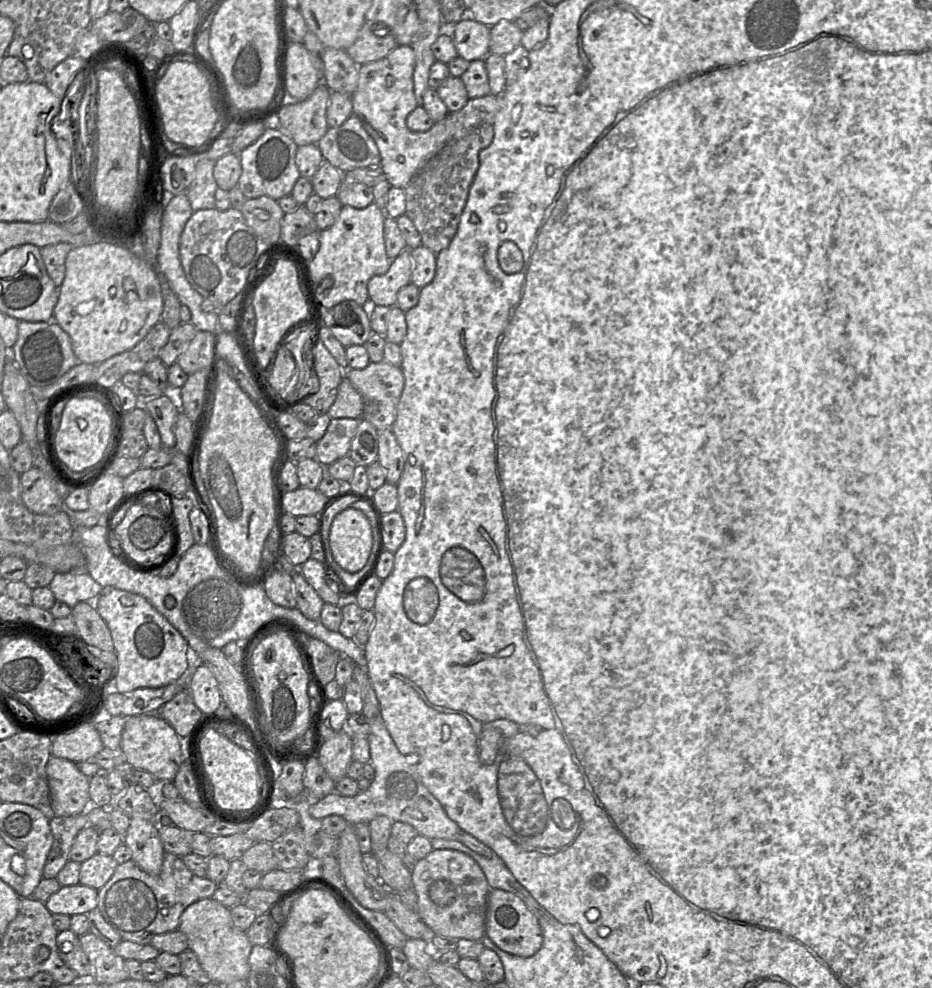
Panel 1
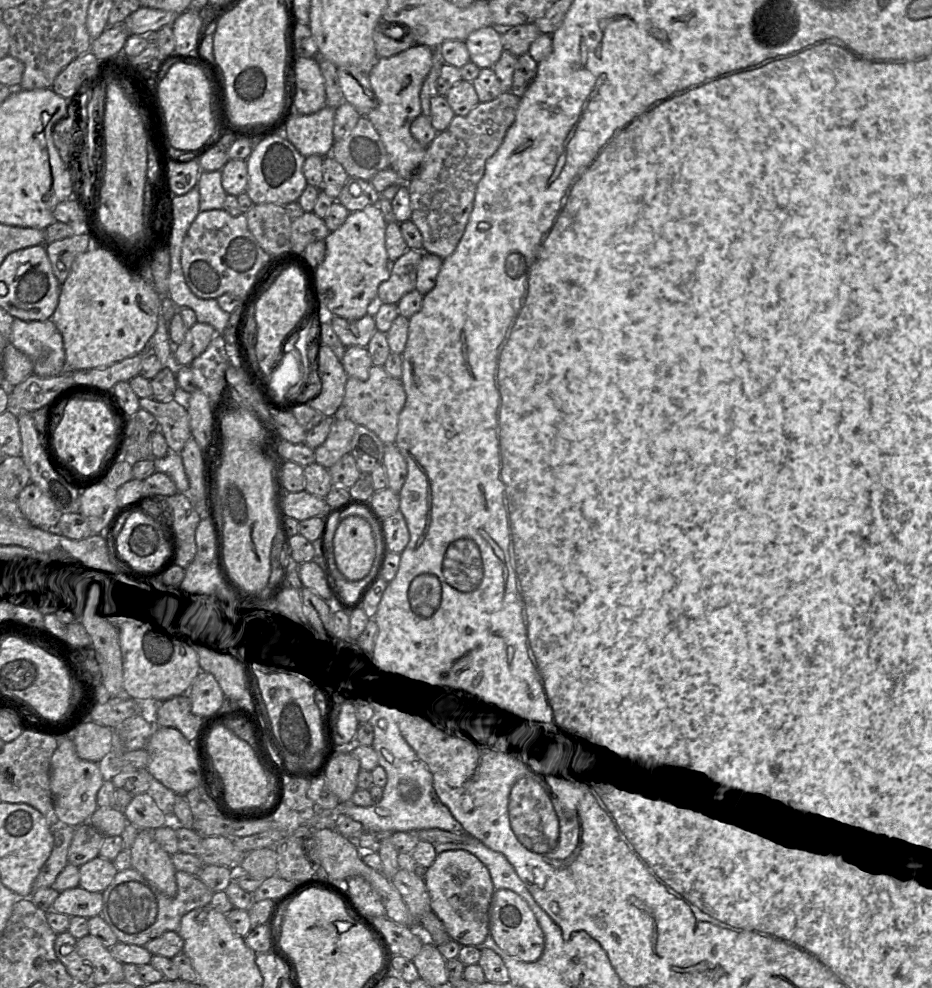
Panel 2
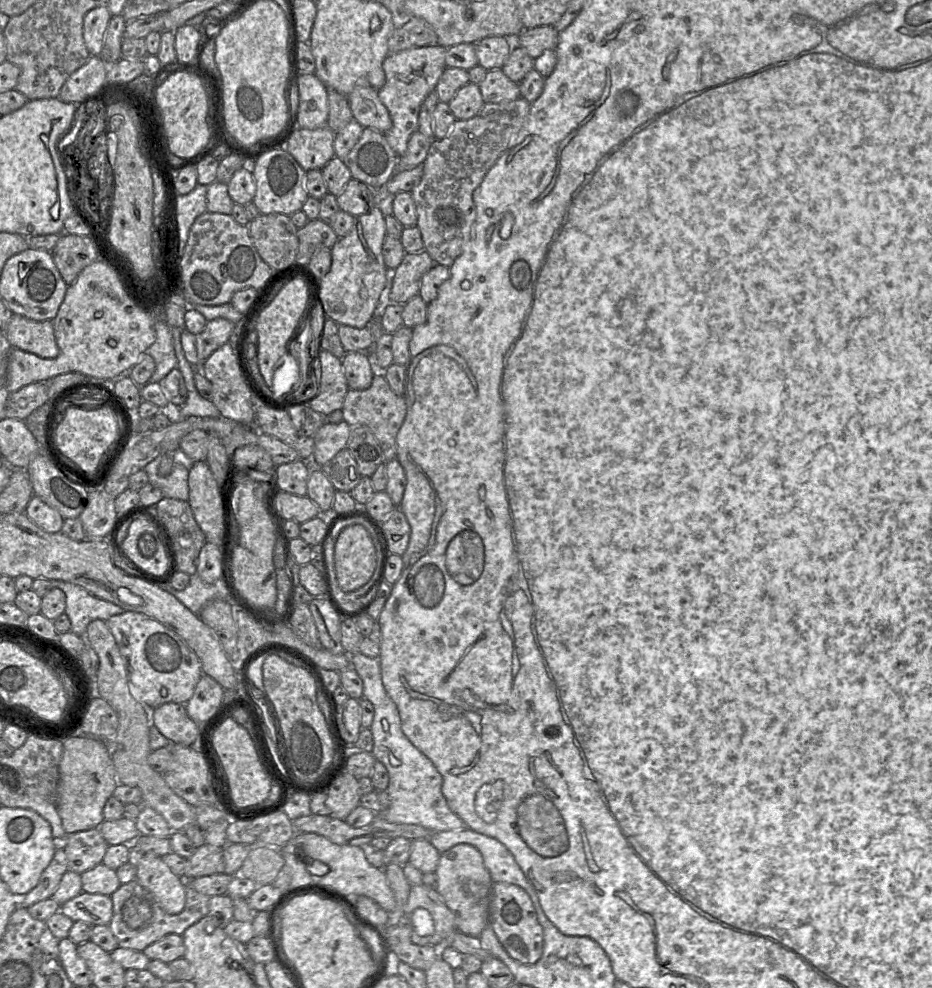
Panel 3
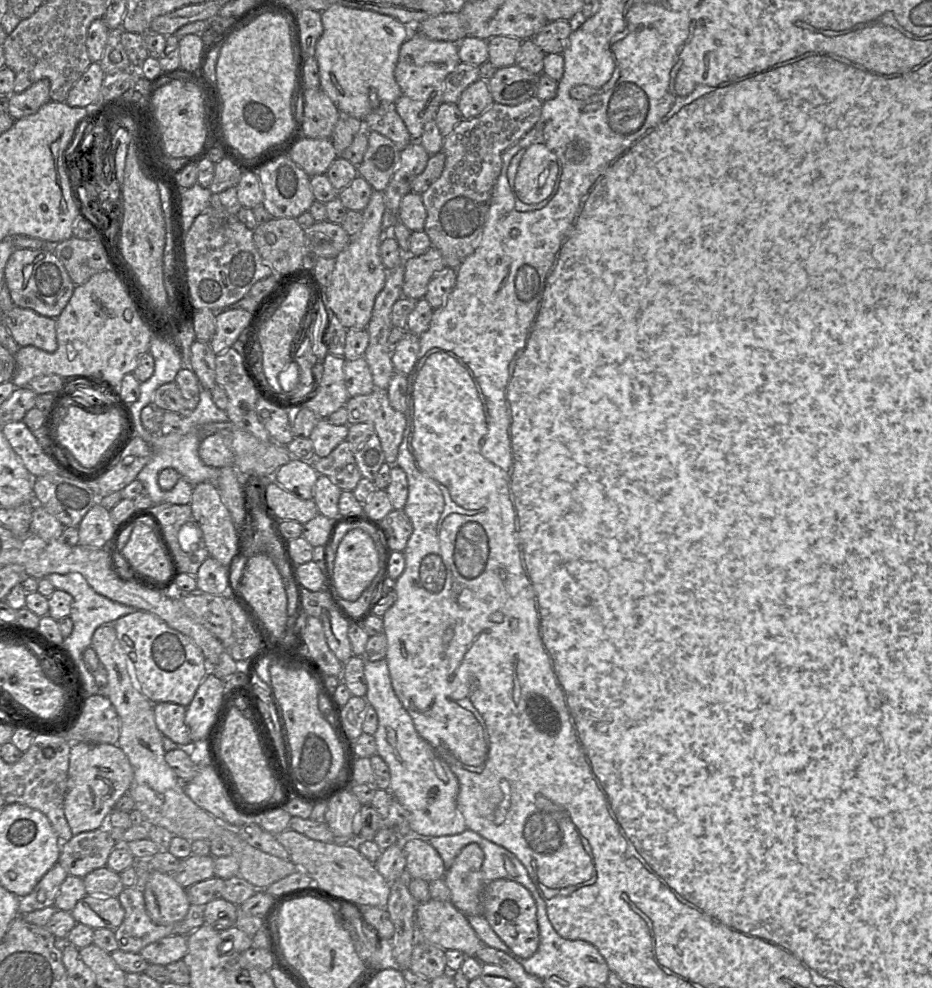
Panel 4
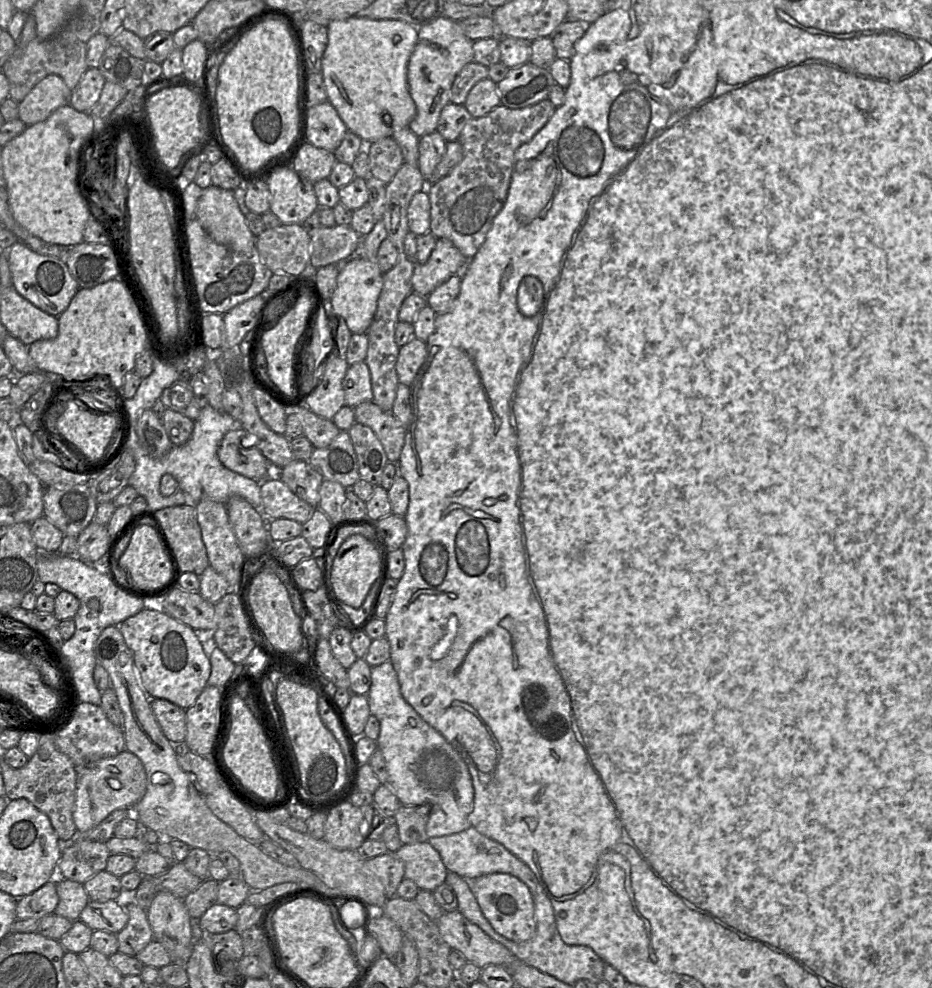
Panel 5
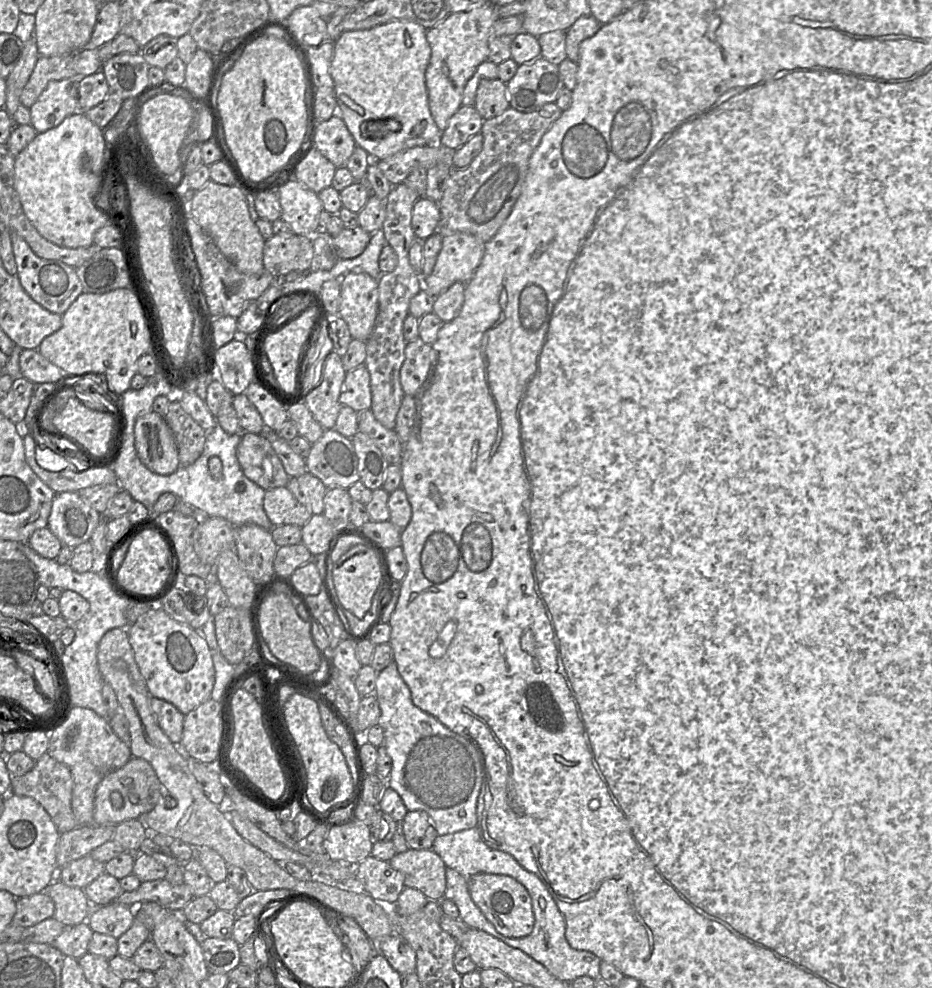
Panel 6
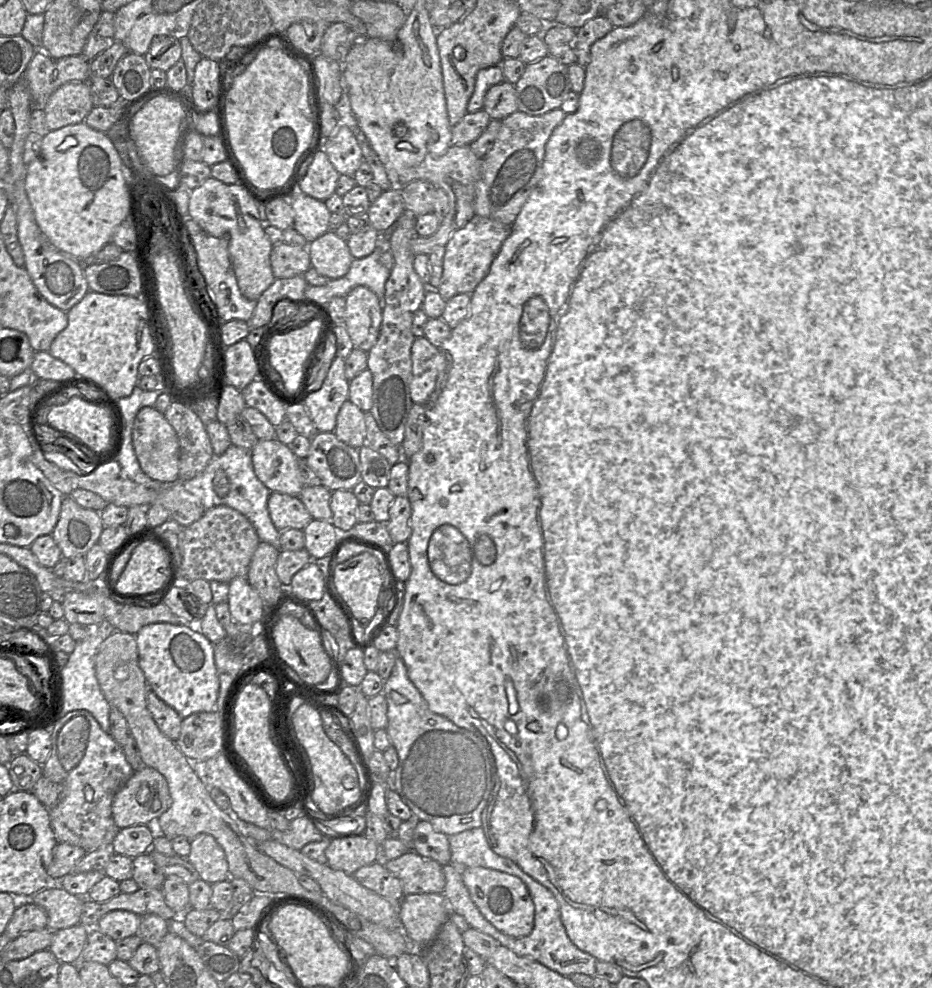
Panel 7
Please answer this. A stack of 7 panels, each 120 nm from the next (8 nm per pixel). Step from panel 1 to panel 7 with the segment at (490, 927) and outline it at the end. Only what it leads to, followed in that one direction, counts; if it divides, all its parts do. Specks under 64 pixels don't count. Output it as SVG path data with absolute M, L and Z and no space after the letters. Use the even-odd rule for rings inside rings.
M482 867L460 868L463 883L482 916L499 932L513 938L528 936L534 928L534 903L526 885L516 876Z

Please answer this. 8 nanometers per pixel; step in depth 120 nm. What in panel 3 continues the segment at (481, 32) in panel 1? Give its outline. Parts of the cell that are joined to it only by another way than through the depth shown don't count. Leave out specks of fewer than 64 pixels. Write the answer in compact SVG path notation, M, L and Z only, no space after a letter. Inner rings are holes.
M490 36L481 39L474 46L478 65L489 71L502 68L516 43L504 36Z

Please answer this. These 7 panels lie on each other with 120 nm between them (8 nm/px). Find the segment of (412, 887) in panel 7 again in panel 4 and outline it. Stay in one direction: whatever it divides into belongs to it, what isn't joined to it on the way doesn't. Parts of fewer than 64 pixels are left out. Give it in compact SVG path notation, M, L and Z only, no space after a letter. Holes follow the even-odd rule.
M412 835L403 840L406 872L411 878L431 882L444 877L446 868L437 850L429 843L430 838Z

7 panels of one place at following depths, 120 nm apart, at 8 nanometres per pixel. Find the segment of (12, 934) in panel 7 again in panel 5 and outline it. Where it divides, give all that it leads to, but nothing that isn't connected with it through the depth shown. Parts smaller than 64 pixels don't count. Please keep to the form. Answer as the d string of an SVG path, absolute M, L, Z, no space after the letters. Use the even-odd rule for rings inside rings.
M57 878L49 881L35 892L17 900L16 919L37 919L55 912L59 902Z

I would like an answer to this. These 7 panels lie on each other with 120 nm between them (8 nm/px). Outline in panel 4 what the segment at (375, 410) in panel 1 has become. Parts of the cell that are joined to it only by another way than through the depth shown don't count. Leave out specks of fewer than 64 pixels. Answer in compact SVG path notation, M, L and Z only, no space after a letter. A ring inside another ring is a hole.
M375 388L369 394L349 397L345 408L348 425L369 423L374 426L385 462L396 465L398 449L406 428L406 415L391 406L388 391Z

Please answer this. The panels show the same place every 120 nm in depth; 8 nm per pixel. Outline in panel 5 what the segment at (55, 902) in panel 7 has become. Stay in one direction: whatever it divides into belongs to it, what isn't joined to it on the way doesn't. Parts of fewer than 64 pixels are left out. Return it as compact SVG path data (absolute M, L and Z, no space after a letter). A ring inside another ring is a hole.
M57 878L59 902L54 913L71 921L78 920L81 912L90 901L82 883Z

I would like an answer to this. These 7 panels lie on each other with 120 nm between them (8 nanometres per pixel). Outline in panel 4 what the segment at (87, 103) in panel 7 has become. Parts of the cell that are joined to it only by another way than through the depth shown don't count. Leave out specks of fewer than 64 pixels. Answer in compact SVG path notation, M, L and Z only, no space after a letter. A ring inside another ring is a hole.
M41 79L22 93L9 96L8 114L15 120L36 113L50 100L50 81Z

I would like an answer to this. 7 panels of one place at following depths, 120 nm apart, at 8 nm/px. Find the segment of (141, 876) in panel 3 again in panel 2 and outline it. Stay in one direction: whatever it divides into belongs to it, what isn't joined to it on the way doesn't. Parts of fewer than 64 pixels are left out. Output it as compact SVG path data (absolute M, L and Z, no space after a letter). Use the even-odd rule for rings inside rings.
M139 830L129 852L132 868L164 895L176 895L176 869L171 855L153 838L153 830Z

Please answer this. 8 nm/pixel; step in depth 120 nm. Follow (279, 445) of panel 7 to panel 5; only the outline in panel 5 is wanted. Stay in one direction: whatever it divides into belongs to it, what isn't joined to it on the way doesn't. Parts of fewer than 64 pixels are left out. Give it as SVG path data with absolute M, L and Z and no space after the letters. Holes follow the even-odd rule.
M239 425L224 435L218 458L226 468L257 482L264 481L275 471L254 445L254 437Z

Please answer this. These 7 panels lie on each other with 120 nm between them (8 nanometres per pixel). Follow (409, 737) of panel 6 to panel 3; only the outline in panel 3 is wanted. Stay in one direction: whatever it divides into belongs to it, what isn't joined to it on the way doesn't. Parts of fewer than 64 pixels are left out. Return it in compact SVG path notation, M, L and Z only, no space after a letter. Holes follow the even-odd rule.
M359 651L349 656L350 665L363 681L363 697L374 707L374 718L369 728L374 740L371 753L376 761L385 765L389 774L386 791L390 796L390 806L381 812L374 812L377 818L391 823L420 825L434 832L461 830L466 827L447 804L442 792L441 774L432 761L404 734L398 708L384 688L378 658L370 658Z

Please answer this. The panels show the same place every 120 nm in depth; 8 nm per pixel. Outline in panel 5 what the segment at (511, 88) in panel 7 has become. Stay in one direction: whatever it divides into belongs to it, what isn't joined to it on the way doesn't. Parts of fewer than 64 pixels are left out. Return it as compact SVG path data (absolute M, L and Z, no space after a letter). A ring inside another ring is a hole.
M487 77L478 81L470 89L463 106L473 118L479 118L500 104L497 84Z

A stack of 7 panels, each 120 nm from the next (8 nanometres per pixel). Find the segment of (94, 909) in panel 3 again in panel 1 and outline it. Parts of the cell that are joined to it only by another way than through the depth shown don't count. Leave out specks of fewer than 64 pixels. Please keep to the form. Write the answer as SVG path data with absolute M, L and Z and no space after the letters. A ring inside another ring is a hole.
M80 883L62 886L45 905L52 914L87 914L97 908L98 890Z

